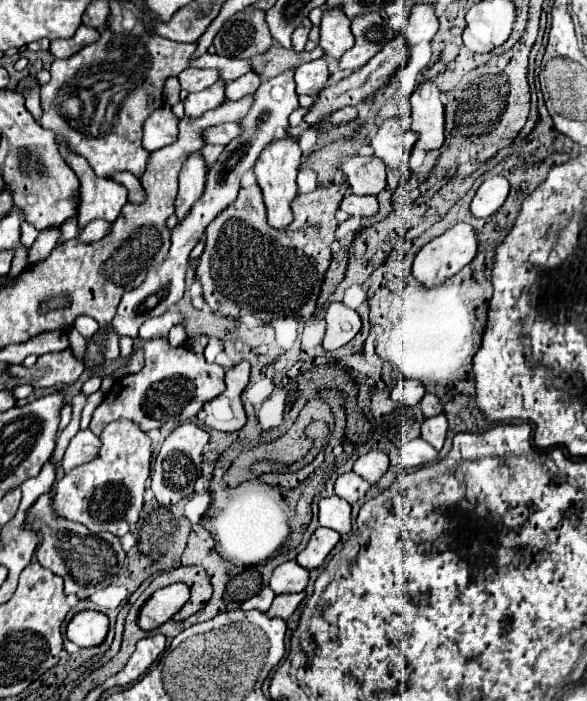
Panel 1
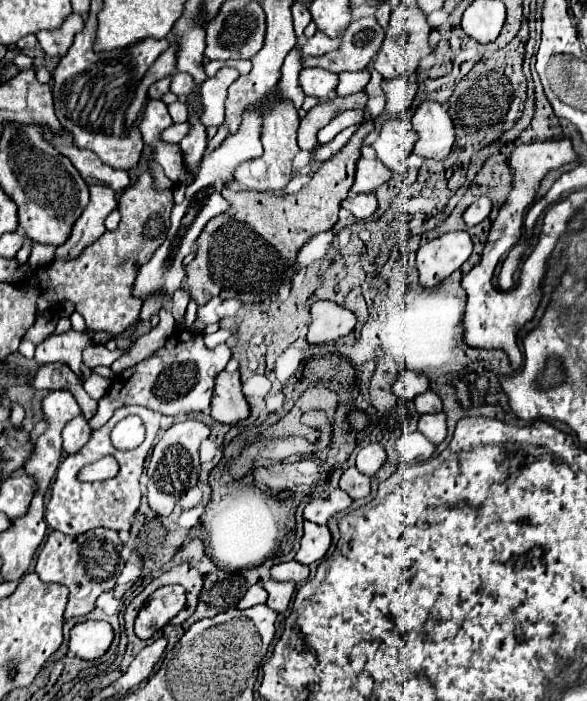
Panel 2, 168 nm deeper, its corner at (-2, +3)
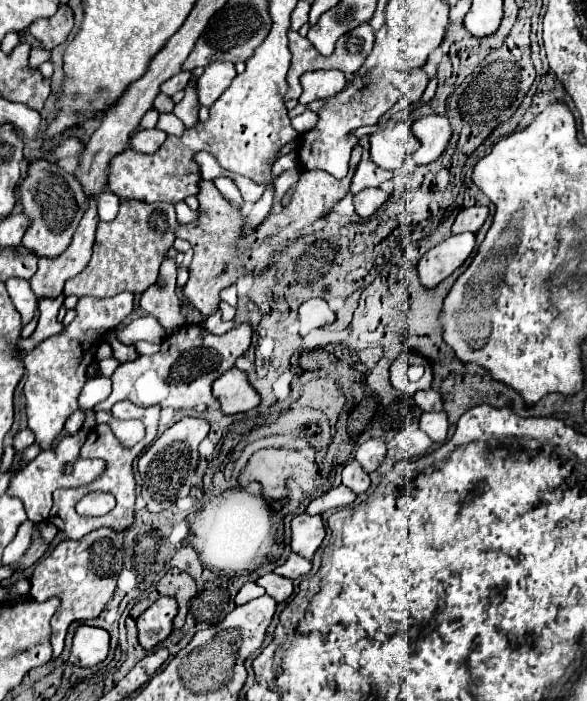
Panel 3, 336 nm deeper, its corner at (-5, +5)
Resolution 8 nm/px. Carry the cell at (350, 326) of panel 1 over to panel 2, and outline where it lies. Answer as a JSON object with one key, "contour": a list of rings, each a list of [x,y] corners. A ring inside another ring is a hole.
{"contour":[[[316,301],[310,311],[312,325],[306,339],[312,345],[330,343],[334,339],[346,337],[356,327],[356,315],[334,301]]]}

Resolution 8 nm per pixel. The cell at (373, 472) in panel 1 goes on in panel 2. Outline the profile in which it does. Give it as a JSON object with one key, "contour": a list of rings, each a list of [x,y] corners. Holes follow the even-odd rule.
{"contour":[[[378,443],[366,445],[356,455],[356,467],[358,467],[358,471],[368,475],[368,477],[372,477],[384,465],[384,461],[386,461],[386,451]]]}

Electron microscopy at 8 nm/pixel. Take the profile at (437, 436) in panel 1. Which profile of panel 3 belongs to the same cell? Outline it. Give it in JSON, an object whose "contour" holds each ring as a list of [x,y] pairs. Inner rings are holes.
{"contour":[[[445,411],[441,413],[423,413],[421,415],[421,421],[419,421],[419,429],[425,431],[429,435],[431,441],[435,443],[443,443],[445,437],[447,437],[447,415]]]}

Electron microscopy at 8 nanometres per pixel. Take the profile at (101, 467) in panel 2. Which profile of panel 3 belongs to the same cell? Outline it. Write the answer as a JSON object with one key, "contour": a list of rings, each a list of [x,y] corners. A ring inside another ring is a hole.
{"contour":[[[93,410],[84,411],[86,419],[83,424],[83,429],[79,433],[73,433],[73,435],[65,435],[63,439],[59,439],[53,447],[41,451],[23,471],[19,471],[11,483],[9,483],[9,493],[19,497],[25,505],[25,511],[27,511],[27,517],[29,521],[33,523],[41,523],[49,517],[49,511],[51,511],[51,495],[55,489],[61,489],[61,487],[81,487],[81,485],[87,485],[91,483],[93,479],[97,479],[103,469],[105,469],[105,463],[95,459],[95,461],[89,461],[89,459],[81,459],[79,457],[79,449],[81,445],[85,443],[85,437],[87,433],[96,427],[96,421],[93,419]],[[71,465],[71,473],[65,473],[65,467]]]}

